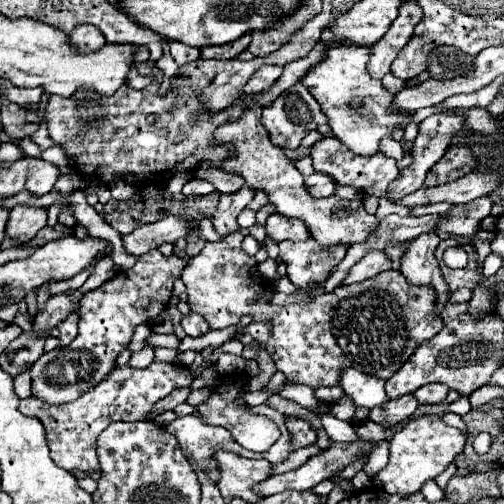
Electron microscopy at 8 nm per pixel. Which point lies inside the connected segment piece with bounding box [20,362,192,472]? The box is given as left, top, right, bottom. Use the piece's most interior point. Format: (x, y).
(128, 393)

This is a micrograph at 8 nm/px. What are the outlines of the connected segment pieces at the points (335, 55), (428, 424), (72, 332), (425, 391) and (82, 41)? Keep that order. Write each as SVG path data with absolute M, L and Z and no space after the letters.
M350 44L332 48L330 52L326 52L326 60L322 60L322 64L316 64L314 70L308 72L306 80L302 80L326 114L332 134L358 156L378 154L380 140L384 136L392 136L396 128L404 130L414 118L414 112L390 110L394 94L382 86L382 80L376 80L368 74L368 56L368 46Z
M420 416L410 420L404 428L400 428L390 440L390 462L382 468L372 480L380 484L388 494L410 496L422 488L426 480L436 478L456 454L462 452L466 444L466 434L458 428L452 428L442 422L440 416Z
M72 312L64 322L58 324L58 330L60 330L60 334L58 334L60 346L68 346L78 334L78 314Z
M432 382L432 384L426 384L426 386L418 388L414 392L414 398L420 404L438 404L438 402L444 402L446 400L446 394L448 394L448 386L446 384Z
M86 24L74 28L74 32L70 34L70 40L78 52L96 52L106 44L104 34L98 28L86 26Z

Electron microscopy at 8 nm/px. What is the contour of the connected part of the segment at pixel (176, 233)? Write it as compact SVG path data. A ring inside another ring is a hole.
M166 216L164 220L144 224L136 228L130 234L122 236L124 250L132 256L142 256L150 252L152 248L158 248L162 242L174 242L176 238L182 238L186 232L188 224L182 224L178 216Z

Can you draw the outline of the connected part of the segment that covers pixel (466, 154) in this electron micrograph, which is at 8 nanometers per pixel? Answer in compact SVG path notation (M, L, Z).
M456 144L450 150L446 150L446 154L432 166L424 186L440 186L440 184L452 182L468 174L470 168L474 168L474 164L476 164L476 158L470 156L470 148L466 148L464 144Z

